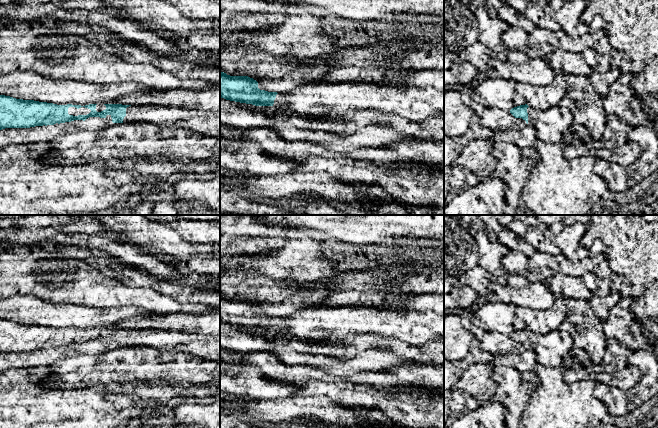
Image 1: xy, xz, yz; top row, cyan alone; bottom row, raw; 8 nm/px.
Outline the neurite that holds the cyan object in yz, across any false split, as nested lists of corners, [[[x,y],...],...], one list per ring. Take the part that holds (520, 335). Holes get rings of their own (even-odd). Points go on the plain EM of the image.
[[[525,328],[512,332],[510,337],[530,348],[536,355],[536,362],[546,367],[560,368],[563,356],[573,348],[572,337],[559,330],[540,335]]]

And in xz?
[[[414,294],[400,305],[384,308],[365,305],[303,307],[288,317],[260,314],[258,306],[253,302],[230,300],[220,295],[220,321],[255,330],[287,330],[300,339],[321,340],[331,336],[367,335],[395,338],[413,346],[421,346],[430,340],[444,341],[444,294]]]

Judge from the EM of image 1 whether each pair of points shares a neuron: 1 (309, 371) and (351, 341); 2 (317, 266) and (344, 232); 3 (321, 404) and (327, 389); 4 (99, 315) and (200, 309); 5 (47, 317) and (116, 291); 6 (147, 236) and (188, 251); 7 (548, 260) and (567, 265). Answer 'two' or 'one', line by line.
1: two
2: two
3: two
4: two
5: two
6: one
7: one

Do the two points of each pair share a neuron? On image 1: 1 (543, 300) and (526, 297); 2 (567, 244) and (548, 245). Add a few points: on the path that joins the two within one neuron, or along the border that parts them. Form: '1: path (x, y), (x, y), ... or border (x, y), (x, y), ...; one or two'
1: path (539, 297), (530, 297); one
2: border (557, 246), (561, 252); two

